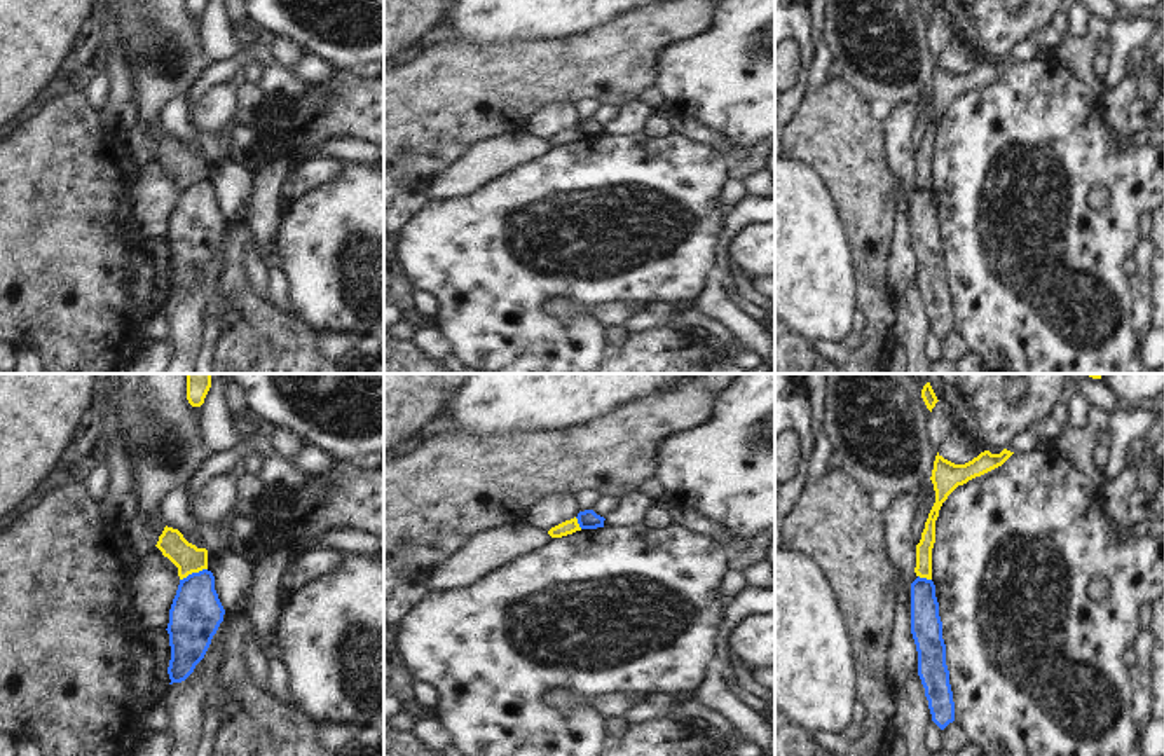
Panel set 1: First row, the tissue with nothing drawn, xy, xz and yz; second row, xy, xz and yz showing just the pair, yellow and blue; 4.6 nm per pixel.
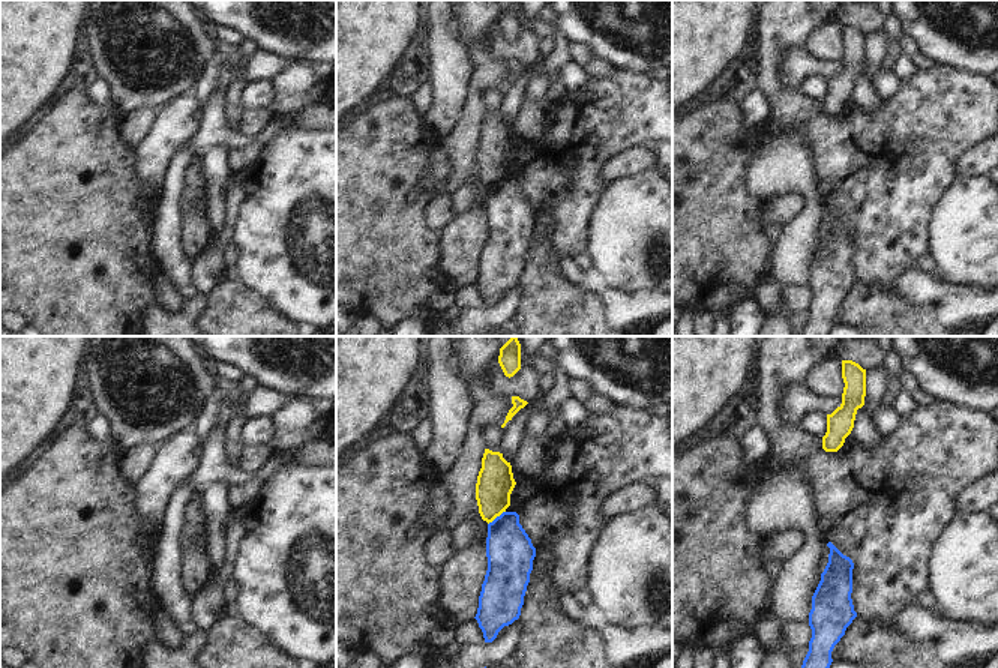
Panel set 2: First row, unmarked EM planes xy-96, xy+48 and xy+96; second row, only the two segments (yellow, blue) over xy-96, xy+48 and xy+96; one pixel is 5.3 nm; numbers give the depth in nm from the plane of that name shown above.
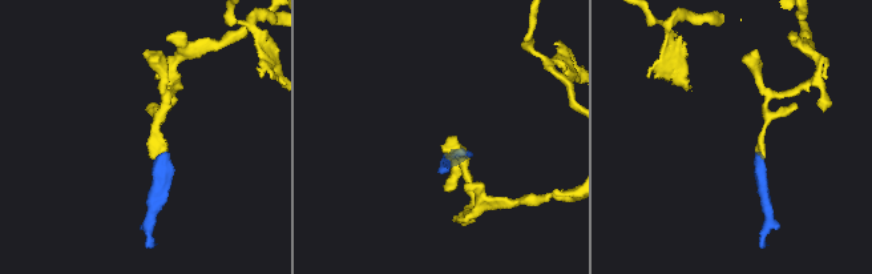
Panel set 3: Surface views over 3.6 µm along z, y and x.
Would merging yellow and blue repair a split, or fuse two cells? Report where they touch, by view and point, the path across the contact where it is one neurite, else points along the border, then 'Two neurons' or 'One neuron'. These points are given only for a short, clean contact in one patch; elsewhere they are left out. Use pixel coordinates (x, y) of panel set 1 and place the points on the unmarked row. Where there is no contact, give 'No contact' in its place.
Touches yellow at xy (192, 180). Boundary: xy (206, 177), (189, 182), (180, 189). Two neurons

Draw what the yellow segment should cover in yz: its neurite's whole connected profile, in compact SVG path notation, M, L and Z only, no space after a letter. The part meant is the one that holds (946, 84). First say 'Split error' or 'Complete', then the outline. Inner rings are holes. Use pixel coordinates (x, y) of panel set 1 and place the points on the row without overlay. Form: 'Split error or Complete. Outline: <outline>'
Complete. Outline: M1003 58L1000 63L991 63L989 59L981 61L977 66L965 73L955 73L944 68L939 61L934 70L932 93L935 100L935 112L925 131L921 148L916 154L916 176L914 182L920 187L932 189L932 157L935 152L935 129L939 119L948 105L969 89L981 86L998 75L1002 75L1014 61Z

